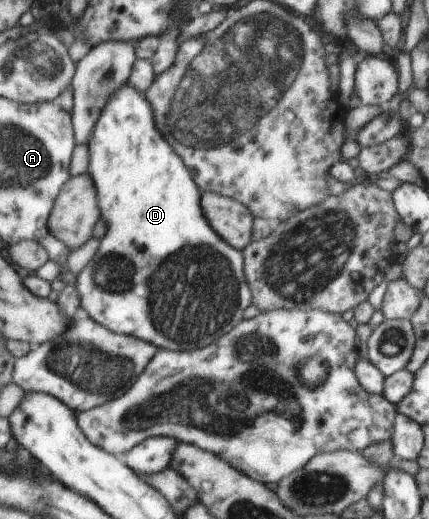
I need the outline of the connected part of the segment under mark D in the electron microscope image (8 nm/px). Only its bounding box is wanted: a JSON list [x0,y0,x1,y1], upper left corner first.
[75,84,254,350]

